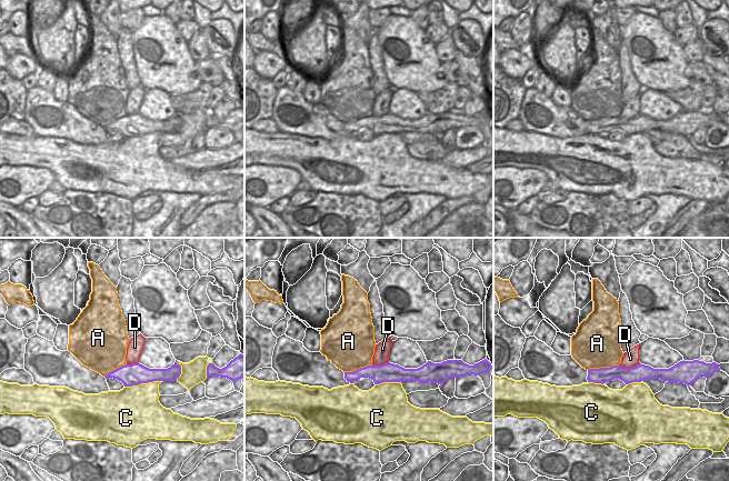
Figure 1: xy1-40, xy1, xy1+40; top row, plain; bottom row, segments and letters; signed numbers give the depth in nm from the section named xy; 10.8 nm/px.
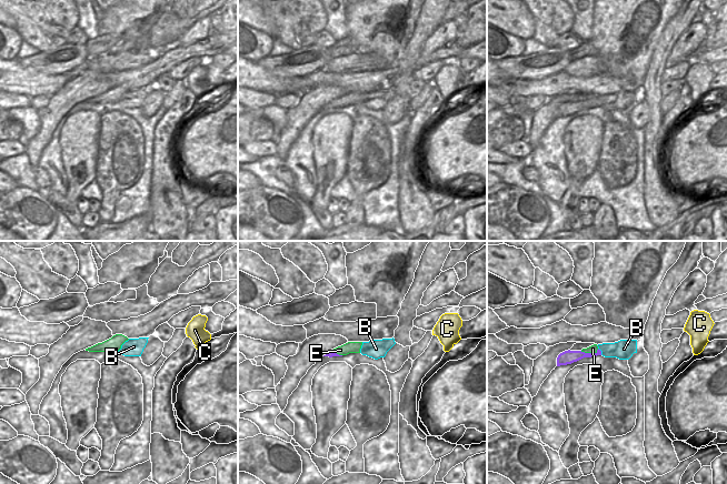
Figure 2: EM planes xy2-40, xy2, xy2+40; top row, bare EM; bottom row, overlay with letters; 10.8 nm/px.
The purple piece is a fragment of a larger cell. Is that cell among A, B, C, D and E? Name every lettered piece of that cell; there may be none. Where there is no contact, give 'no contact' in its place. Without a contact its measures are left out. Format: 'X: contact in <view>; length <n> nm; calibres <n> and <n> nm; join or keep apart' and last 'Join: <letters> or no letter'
A: contact in xy1+40; length 340 nm; calibres 170 and 480 nm; keep apart
B: contact in xy2+40; length 90 nm; calibres 100 and 220 nm; keep apart
C: contact in xy1-40; length 420 nm; calibres 240 and 440 nm; keep apart
D: contact in xy1+40; length 240 nm; calibres 190 and 180 nm; keep apart
E: contact in xy2+40; length 200 nm; calibres 150 and 90 nm; join
Join: E

